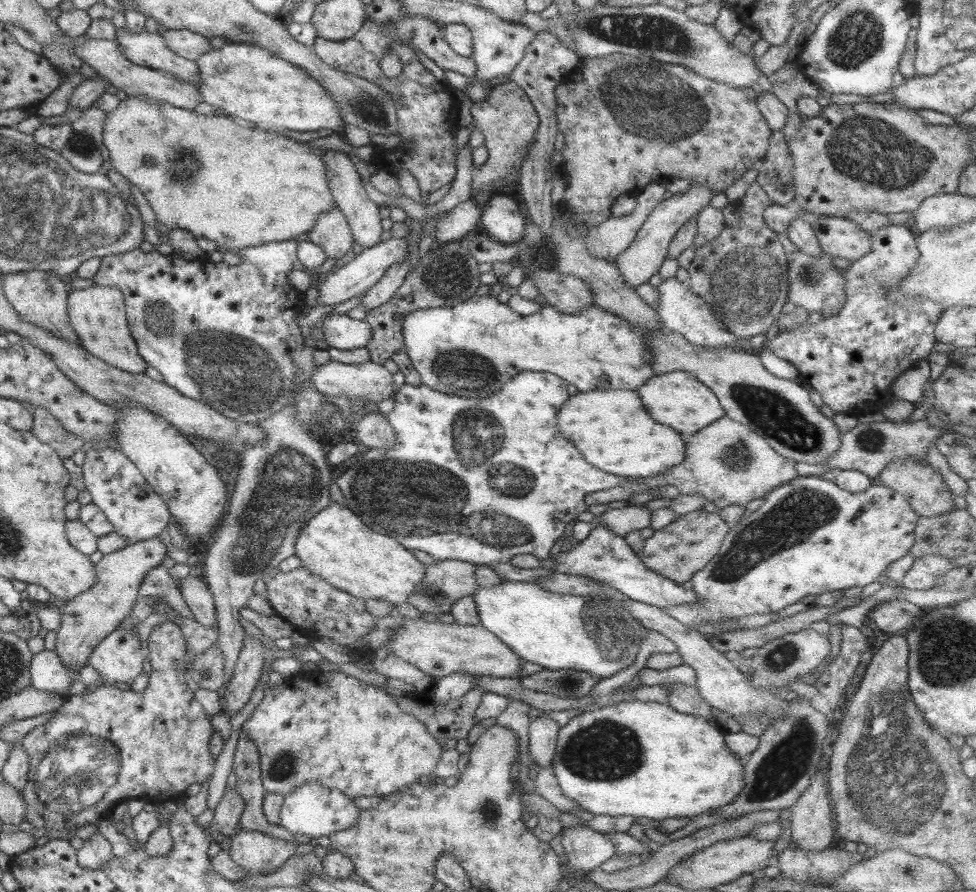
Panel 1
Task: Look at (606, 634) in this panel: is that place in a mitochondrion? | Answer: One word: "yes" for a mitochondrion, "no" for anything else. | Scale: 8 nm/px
yes

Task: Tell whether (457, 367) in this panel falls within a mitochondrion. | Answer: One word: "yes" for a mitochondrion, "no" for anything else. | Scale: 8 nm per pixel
yes

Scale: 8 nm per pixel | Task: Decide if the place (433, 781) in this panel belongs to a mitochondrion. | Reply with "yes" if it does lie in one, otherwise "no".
no

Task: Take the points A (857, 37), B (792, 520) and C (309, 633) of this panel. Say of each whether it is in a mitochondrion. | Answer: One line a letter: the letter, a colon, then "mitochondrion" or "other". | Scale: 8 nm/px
A: mitochondrion
B: mitochondrion
C: other

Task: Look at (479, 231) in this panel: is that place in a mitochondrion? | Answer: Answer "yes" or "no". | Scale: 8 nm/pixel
no

